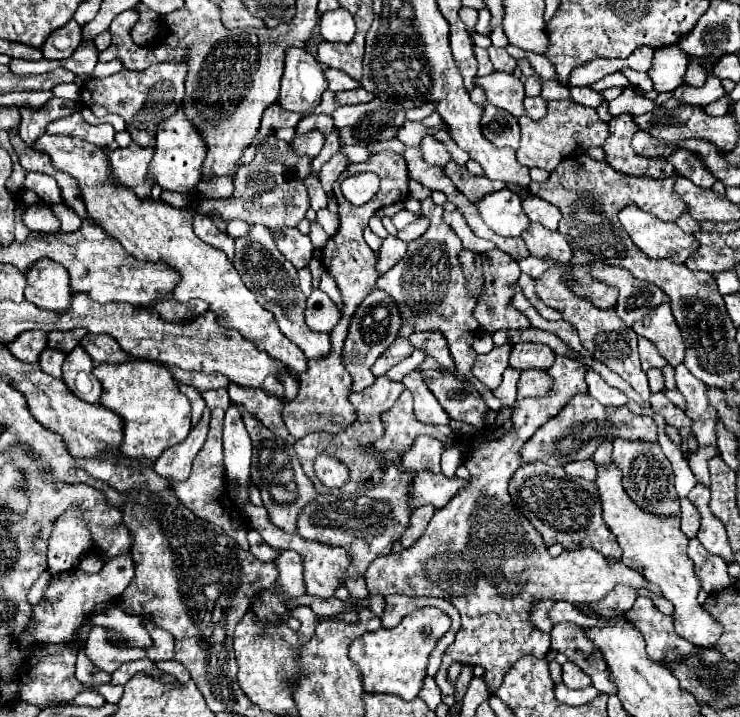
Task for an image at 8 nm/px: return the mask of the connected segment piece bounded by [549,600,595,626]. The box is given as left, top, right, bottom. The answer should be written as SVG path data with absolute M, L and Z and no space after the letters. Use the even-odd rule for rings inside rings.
M557 600L553 604L553 608L549 610L549 618L551 618L551 622L573 622L577 626L595 624L595 620L591 620L591 616L583 616L583 612L579 612L571 602L565 602L565 600Z

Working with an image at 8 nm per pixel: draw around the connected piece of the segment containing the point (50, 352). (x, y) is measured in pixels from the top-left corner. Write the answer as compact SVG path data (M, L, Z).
M45 348L39 356L39 366L45 374L53 376L53 378L61 378L61 366L63 366L65 354L55 350L55 348Z

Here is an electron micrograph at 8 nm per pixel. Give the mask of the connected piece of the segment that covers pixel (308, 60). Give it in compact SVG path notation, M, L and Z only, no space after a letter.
M289 48L285 58L285 74L281 80L279 104L297 114L311 114L327 90L323 66L301 48Z

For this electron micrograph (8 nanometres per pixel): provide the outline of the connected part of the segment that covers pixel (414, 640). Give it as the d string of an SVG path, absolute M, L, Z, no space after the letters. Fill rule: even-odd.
M417 608L405 616L395 628L379 628L353 640L349 646L351 662L361 670L361 682L365 692L397 694L403 700L413 700L427 676L427 662L437 642L451 628L451 618L439 608Z

